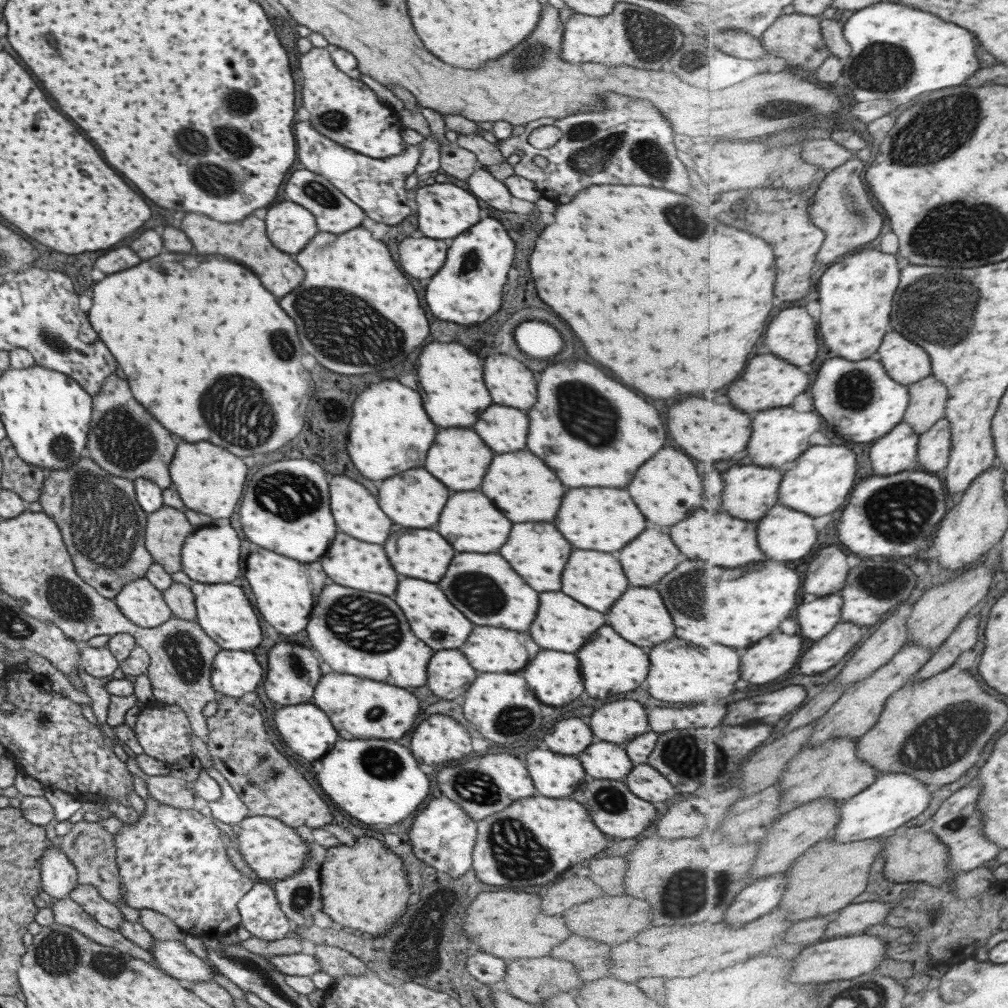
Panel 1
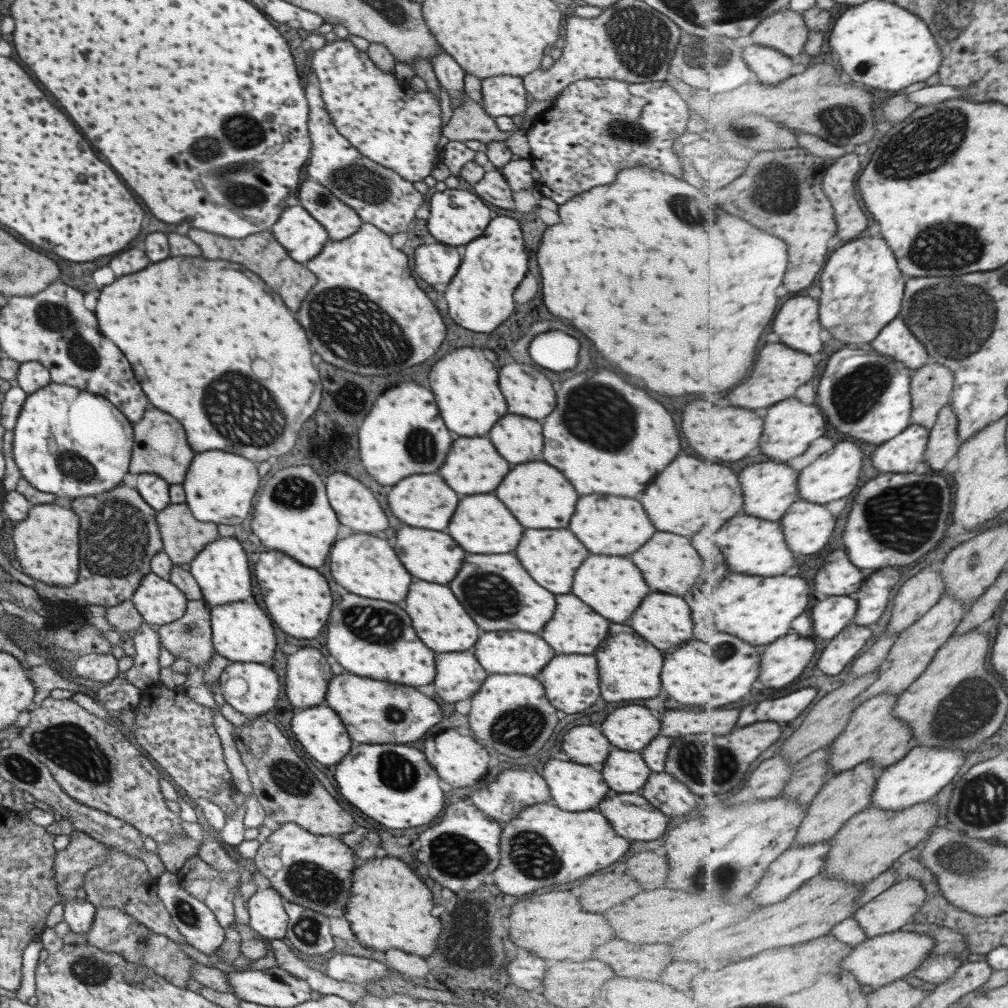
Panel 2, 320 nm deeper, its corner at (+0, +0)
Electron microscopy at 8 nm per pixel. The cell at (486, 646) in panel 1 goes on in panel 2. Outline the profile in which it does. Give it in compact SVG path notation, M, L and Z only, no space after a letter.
M485 632L475 642L475 660L481 664L488 674L525 674L535 676L541 672L541 668L549 662L549 658L555 656L555 652L537 636L529 632Z

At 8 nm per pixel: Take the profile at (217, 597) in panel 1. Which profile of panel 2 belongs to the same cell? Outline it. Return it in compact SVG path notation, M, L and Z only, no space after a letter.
M253 600L228 602L210 607L210 629L214 652L232 662L269 665L275 652L275 636L269 618Z

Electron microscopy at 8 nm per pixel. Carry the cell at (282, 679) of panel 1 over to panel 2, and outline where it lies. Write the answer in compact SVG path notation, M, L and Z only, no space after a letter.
M301 648L287 658L286 666L285 696L293 710L321 704L331 678L325 656L315 648Z

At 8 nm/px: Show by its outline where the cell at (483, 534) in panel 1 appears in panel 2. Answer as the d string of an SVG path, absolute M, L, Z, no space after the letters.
M473 494L459 500L453 518L449 520L449 536L471 554L505 554L517 546L521 526L509 514L509 510L493 494Z

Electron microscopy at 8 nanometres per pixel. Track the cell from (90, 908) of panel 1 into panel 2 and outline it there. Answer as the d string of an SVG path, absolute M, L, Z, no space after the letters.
M110 907L95 908L93 923L86 932L86 942L99 950L118 954L127 962L148 967L167 982L171 982L173 986L181 988L186 988L187 980L191 976L192 964L196 963L179 949L177 943L166 936L155 934L145 925L136 922L129 914Z

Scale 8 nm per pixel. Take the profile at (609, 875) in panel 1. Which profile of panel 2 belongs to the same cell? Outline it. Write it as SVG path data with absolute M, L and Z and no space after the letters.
M642 851L627 859L627 874L631 874L641 888L657 888L663 884L667 874L667 860L653 851Z

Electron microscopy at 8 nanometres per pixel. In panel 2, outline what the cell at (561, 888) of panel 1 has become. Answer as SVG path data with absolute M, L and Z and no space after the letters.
M603 874L589 876L579 886L579 906L589 912L603 912L617 902L633 898L633 894L641 892L639 884L635 884L629 876L623 874Z

